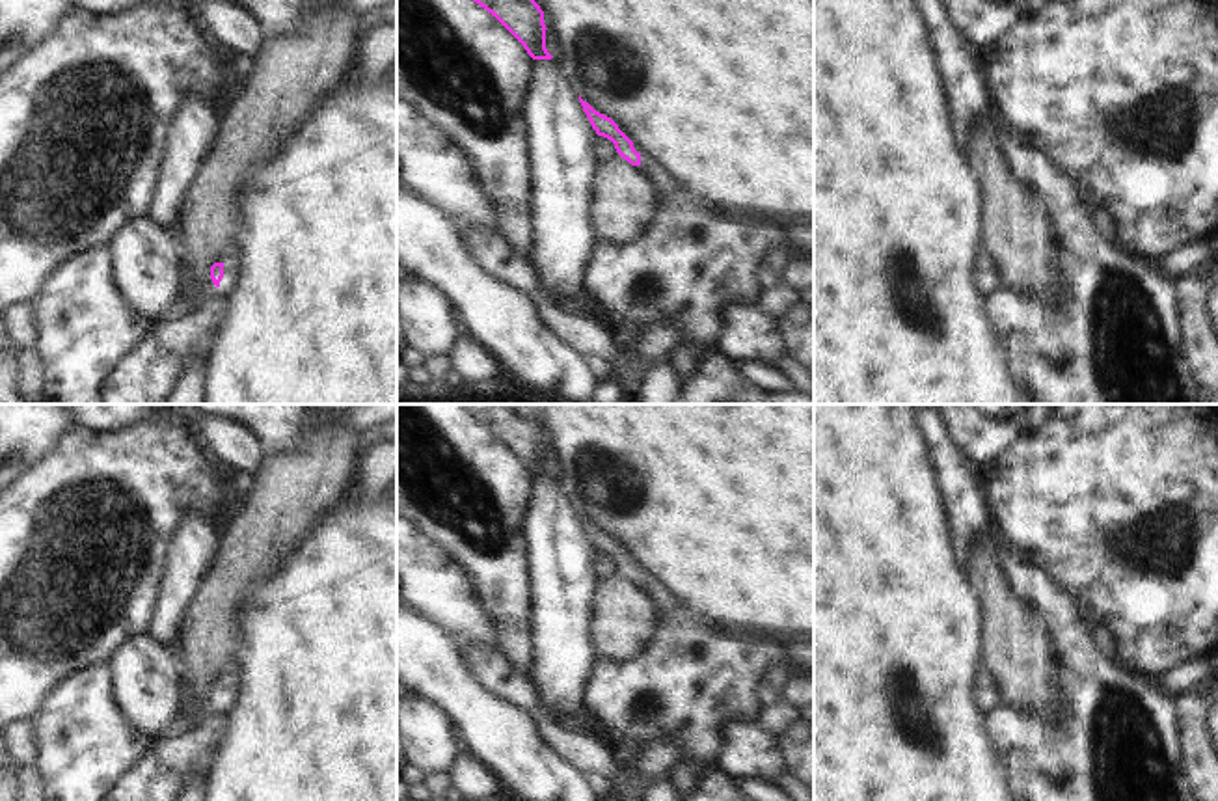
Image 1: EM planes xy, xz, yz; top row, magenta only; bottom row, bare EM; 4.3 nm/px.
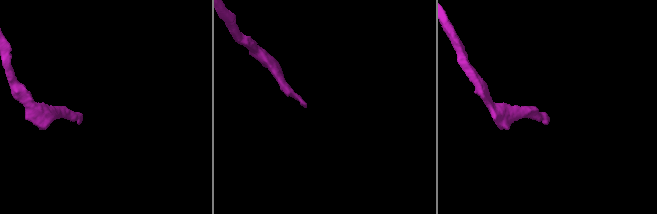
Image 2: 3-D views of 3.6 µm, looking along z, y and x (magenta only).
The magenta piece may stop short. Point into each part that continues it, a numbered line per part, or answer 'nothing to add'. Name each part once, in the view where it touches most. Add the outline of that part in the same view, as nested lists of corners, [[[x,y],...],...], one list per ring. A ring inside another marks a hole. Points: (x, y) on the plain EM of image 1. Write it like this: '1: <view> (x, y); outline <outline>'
1: xy (231, 678); outline [[[229,671],[223,676],[223,695],[220,699],[220,706],[223,708],[233,706],[237,695],[238,695],[238,674],[235,671]]]

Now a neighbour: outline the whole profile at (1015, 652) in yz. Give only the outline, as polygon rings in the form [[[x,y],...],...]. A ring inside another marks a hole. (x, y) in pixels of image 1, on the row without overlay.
[[[987,523],[974,542],[967,566],[967,577],[981,609],[981,665],[985,676],[995,680],[1000,704],[1022,715],[1054,719],[1062,710],[1063,695],[1049,635],[1037,609],[1013,594],[1000,563],[1002,548],[1004,540]]]

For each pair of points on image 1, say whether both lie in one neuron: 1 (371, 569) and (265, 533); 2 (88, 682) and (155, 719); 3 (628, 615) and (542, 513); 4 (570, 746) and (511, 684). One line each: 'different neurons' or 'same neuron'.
1: different neurons
2: different neurons
3: different neurons
4: same neuron

